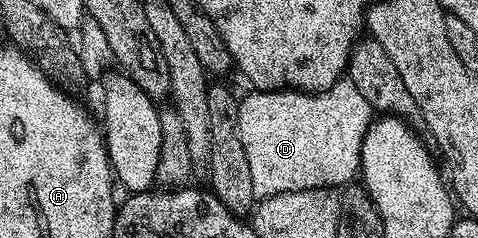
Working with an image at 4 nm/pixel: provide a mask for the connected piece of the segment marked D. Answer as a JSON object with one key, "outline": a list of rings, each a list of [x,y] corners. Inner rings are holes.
{"outline":[[[342,79],[333,84],[329,89],[321,93],[303,93],[300,91],[249,91],[246,97],[242,96],[239,101],[239,123],[237,124],[237,134],[243,143],[243,151],[247,151],[247,167],[251,167],[251,187],[258,198],[281,195],[284,192],[303,191],[304,189],[323,188],[332,190],[337,185],[345,185],[352,177],[358,176],[361,168],[361,148],[363,139],[367,135],[370,125],[375,120],[375,110],[363,99],[363,94],[355,83],[348,79]]]}

